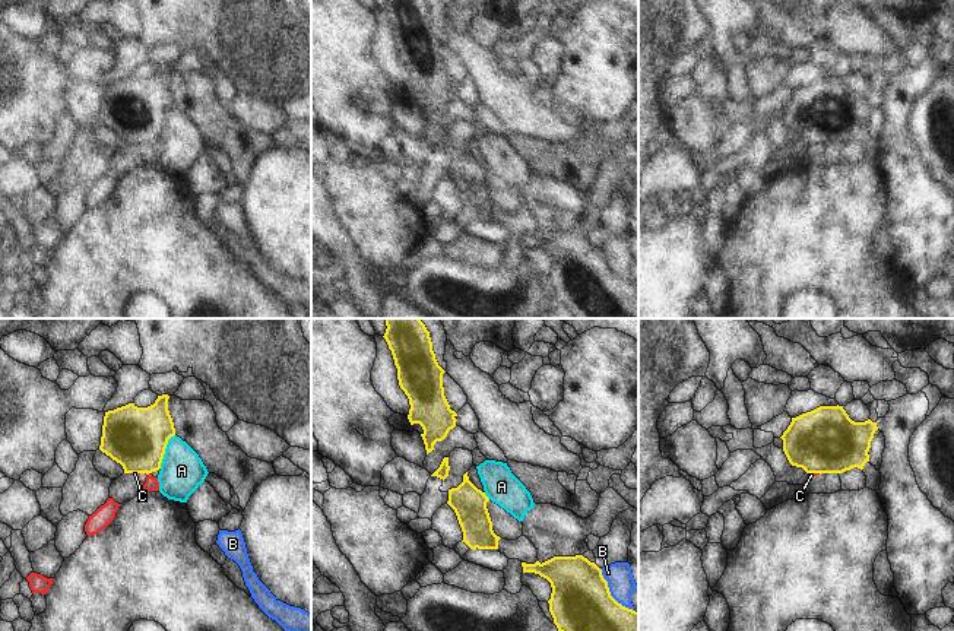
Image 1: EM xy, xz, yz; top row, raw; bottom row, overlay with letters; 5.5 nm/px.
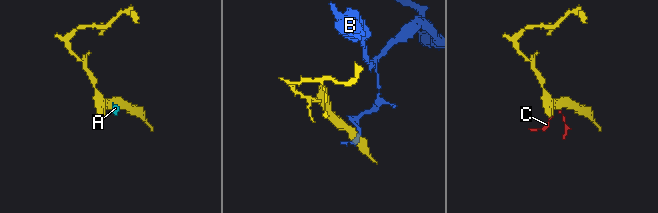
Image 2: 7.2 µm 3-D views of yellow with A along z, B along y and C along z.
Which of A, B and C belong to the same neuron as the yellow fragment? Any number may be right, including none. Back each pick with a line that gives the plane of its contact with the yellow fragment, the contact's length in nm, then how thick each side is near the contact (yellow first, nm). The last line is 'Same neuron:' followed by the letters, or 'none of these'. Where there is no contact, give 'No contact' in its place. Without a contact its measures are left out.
Same neuron: none of these.

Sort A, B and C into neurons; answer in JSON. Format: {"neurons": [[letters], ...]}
{"neurons": [["A"], ["B"], ["C"]]}

